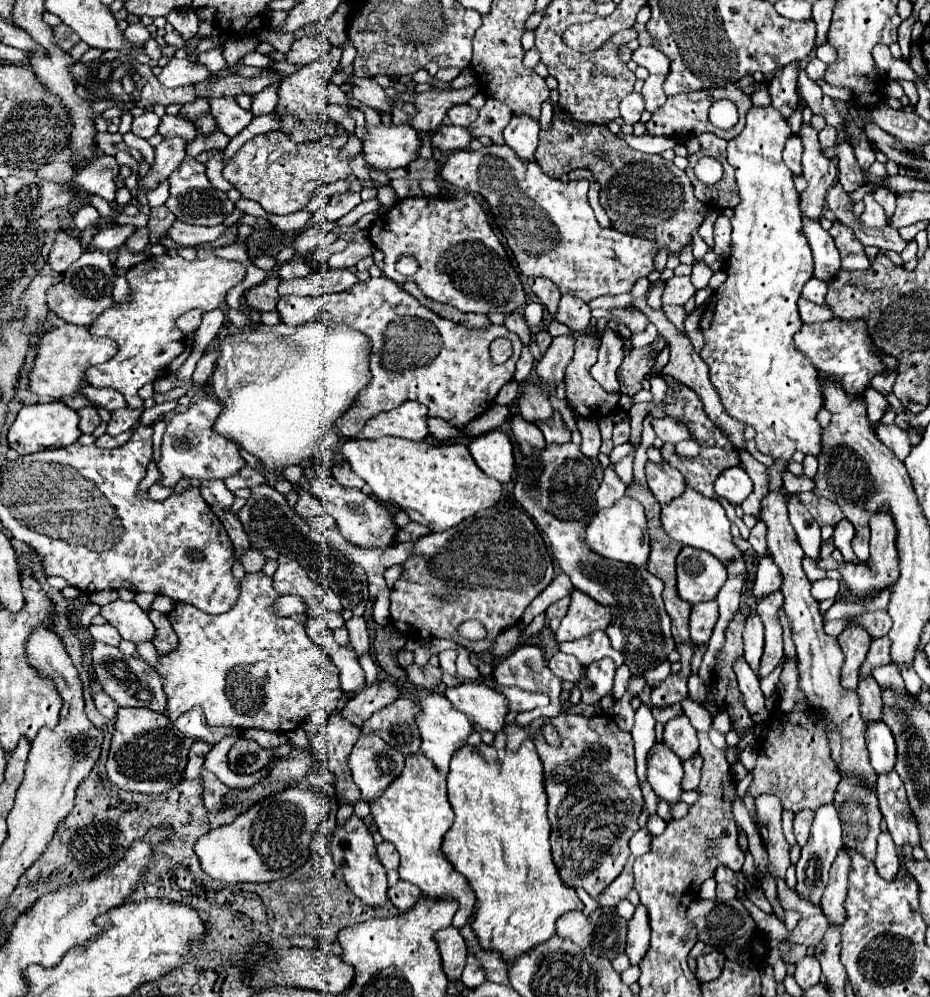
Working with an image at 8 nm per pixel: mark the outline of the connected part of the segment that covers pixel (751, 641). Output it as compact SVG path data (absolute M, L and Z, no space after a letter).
M757 613L749 615L747 621L745 621L743 643L745 643L745 661L757 673L759 661L761 661L761 655L763 655L763 623L761 623Z

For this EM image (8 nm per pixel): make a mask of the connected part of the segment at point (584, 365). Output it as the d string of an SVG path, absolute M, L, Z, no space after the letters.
M577 337L575 355L565 371L569 407L583 417L611 415L619 403L619 393L607 393L589 373L595 365L597 351L597 337Z

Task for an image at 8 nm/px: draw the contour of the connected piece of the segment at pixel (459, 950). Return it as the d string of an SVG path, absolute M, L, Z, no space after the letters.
M447 927L441 929L433 935L441 959L443 959L443 971L447 975L449 981L457 981L461 977L461 971L465 967L465 959L467 959L467 943L461 937L459 929L455 927Z

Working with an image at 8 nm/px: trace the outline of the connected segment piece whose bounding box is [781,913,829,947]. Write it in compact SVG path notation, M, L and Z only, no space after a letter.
M819 913L815 917L803 917L799 921L799 925L791 933L787 933L787 937L781 939L781 941L787 941L789 939L789 941L801 943L805 947L815 947L823 939L827 927L829 925L827 925L827 919L825 919L823 913Z

